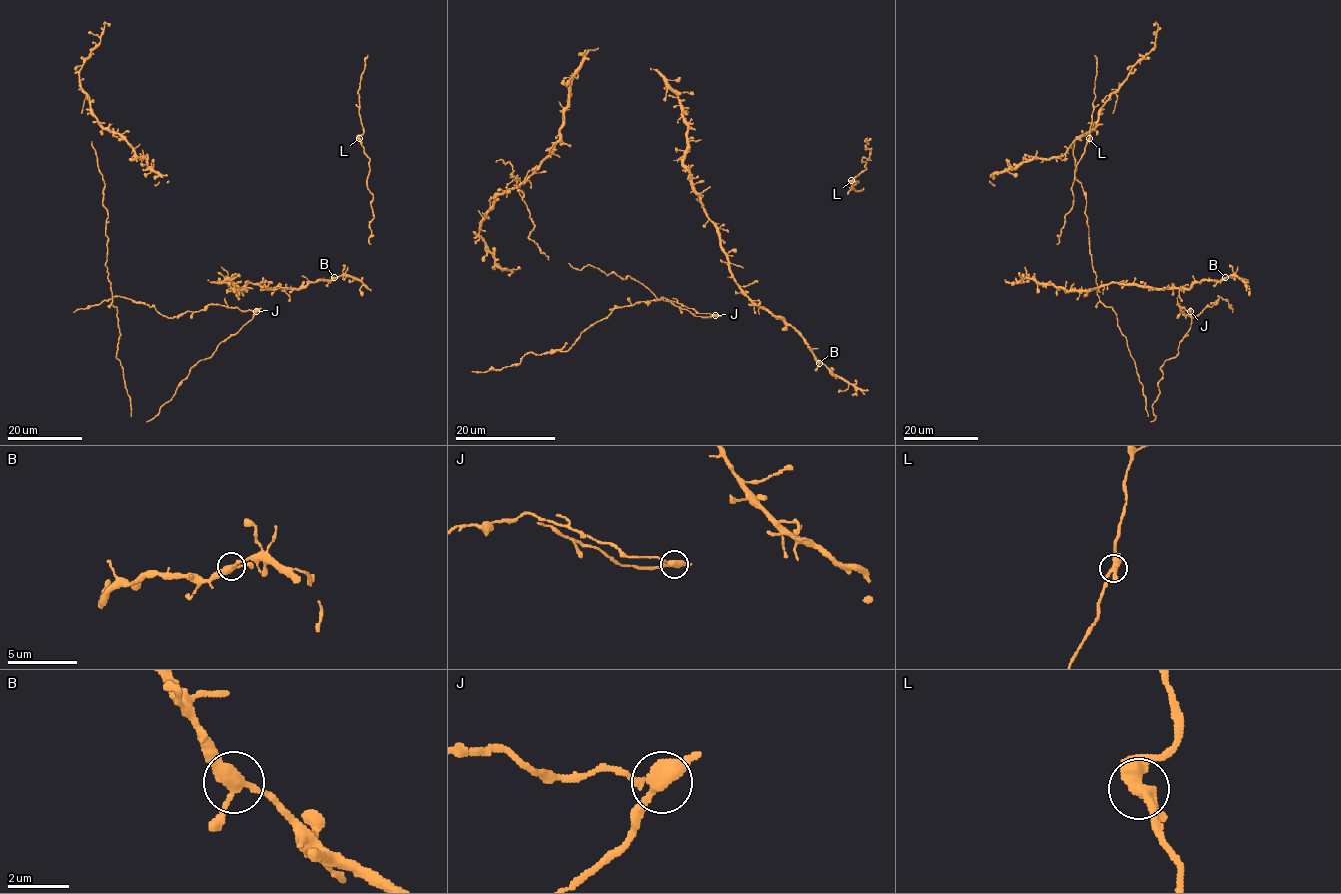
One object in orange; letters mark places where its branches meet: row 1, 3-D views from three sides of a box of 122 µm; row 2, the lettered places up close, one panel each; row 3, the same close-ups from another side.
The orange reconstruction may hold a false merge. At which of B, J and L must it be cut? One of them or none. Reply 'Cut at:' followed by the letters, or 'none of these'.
Cut at: J

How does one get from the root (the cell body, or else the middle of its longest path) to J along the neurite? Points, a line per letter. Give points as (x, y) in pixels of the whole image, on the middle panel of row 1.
J: (607, 274), (615, 273), (623, 279), (628, 275), (658, 299), (673, 303), (696, 316), (715, 315)

